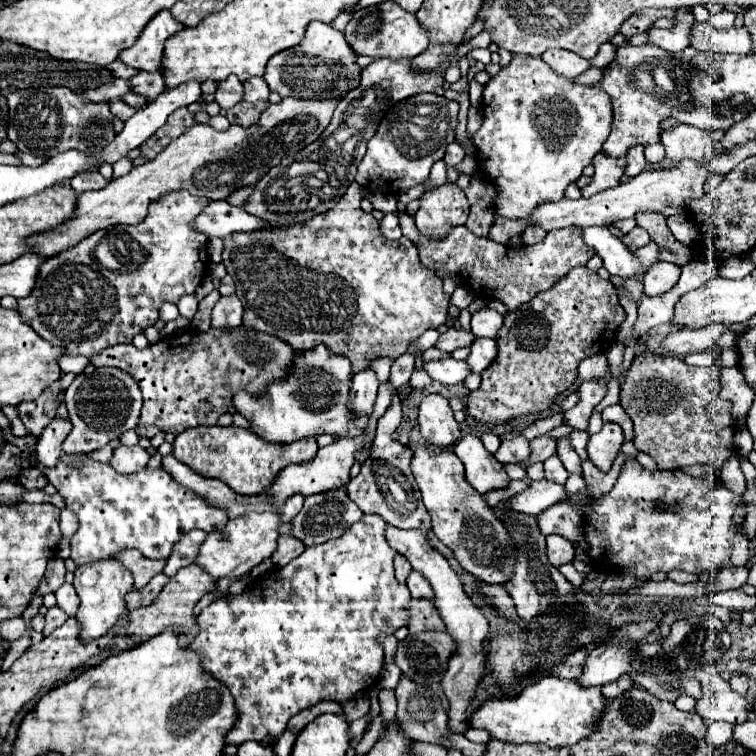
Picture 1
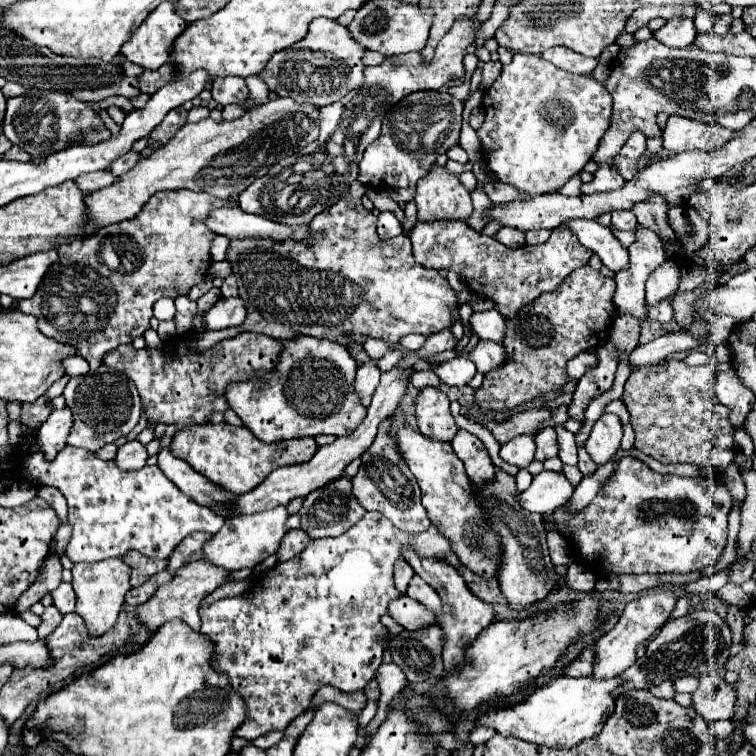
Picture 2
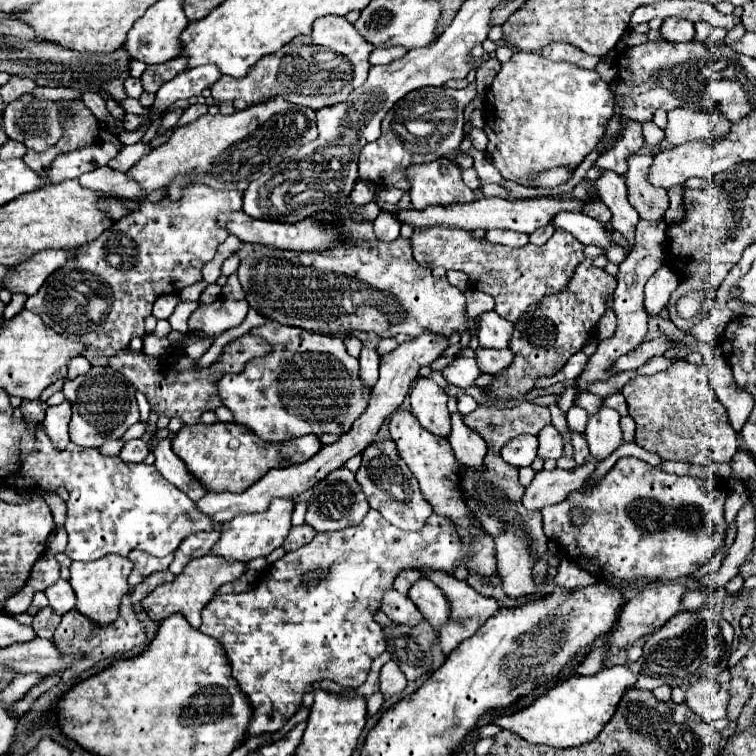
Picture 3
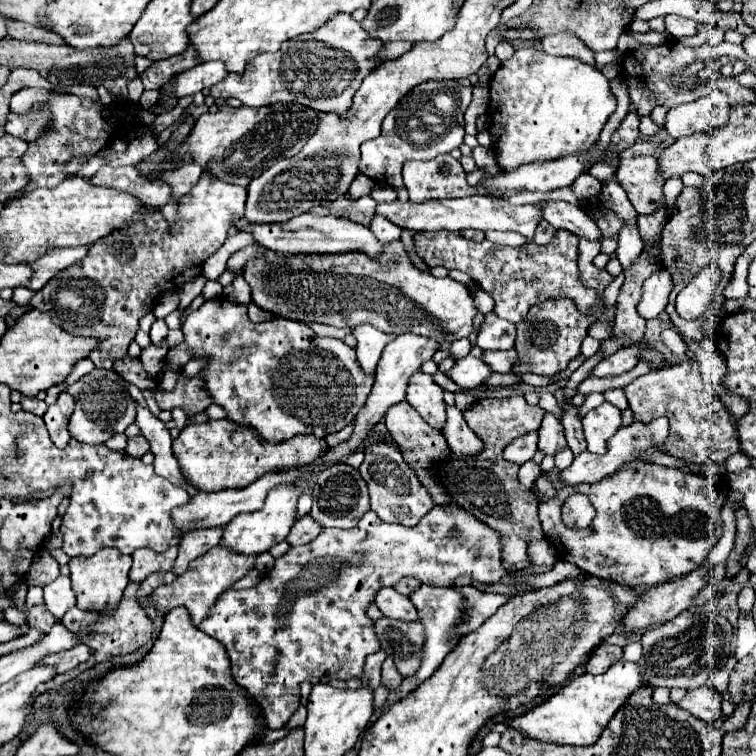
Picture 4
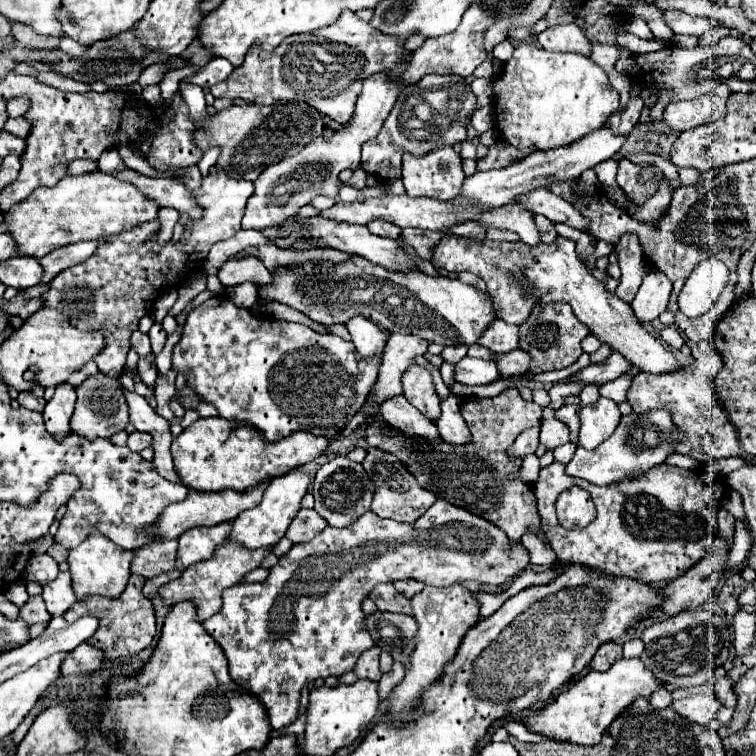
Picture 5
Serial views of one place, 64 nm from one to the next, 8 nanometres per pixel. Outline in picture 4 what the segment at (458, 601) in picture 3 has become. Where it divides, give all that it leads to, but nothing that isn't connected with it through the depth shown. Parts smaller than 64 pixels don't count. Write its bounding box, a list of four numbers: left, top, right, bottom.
[460,586,508,636]

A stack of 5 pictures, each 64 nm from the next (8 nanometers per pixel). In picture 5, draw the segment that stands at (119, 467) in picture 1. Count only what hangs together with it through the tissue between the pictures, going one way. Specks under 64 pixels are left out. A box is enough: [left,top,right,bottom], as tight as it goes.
[128,430,152,452]

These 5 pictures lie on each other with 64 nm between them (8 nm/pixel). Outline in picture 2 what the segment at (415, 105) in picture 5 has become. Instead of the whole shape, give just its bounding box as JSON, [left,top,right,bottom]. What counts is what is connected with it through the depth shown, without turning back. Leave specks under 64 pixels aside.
[358,90,464,188]

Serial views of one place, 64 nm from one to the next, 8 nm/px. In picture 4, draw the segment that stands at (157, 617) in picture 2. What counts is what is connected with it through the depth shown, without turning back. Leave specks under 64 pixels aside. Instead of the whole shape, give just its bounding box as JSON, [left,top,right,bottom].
[152,546,258,626]

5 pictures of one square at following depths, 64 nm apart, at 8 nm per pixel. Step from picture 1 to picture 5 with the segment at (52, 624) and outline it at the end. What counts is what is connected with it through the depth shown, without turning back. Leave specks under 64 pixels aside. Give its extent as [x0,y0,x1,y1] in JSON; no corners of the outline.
[20,596,52,624]

